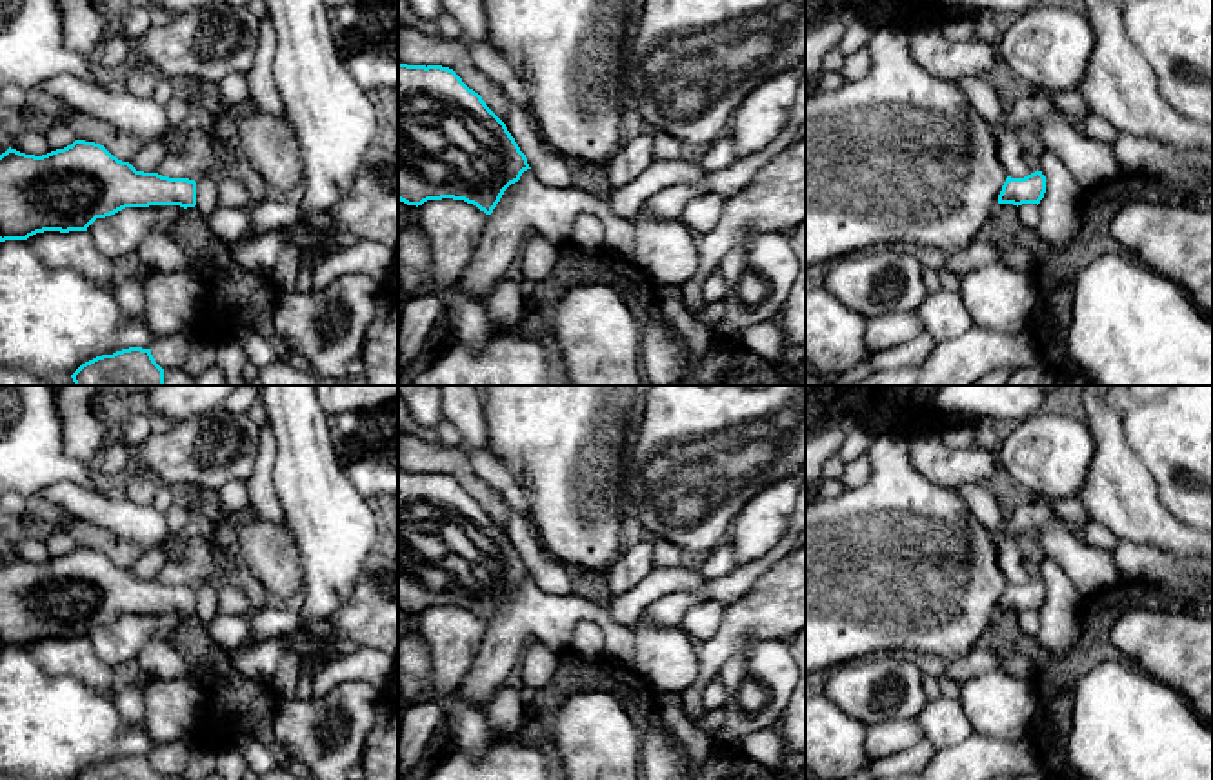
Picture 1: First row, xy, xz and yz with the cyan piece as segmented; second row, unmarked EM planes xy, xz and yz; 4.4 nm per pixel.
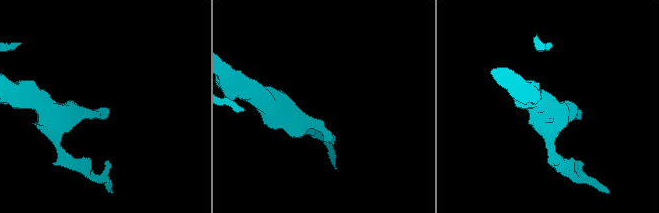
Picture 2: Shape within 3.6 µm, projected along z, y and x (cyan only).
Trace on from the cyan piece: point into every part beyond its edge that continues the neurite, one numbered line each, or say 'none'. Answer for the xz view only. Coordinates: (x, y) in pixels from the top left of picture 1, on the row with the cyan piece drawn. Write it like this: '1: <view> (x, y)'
none

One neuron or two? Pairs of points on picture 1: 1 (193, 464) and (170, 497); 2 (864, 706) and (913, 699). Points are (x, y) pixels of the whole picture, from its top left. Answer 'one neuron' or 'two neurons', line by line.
1: two neurons
2: one neuron

